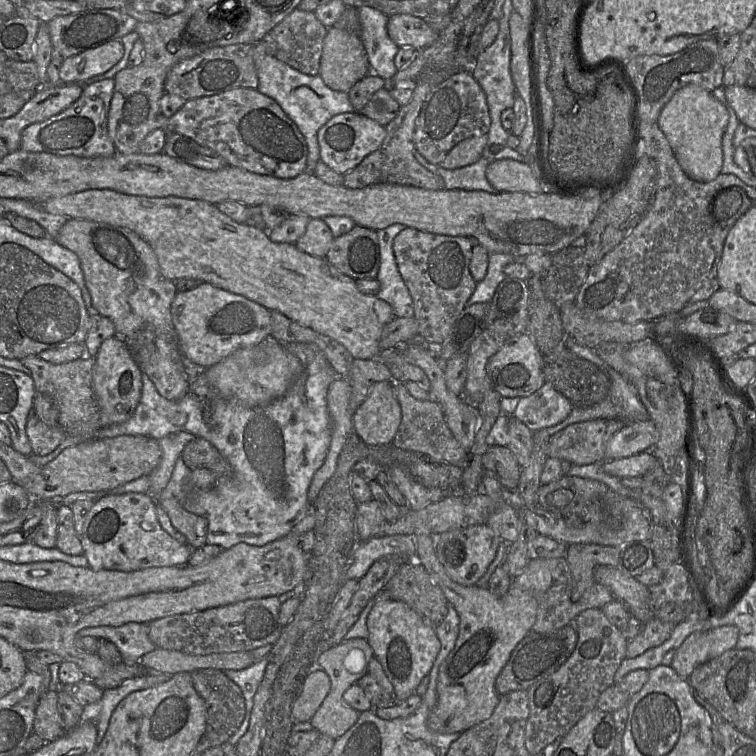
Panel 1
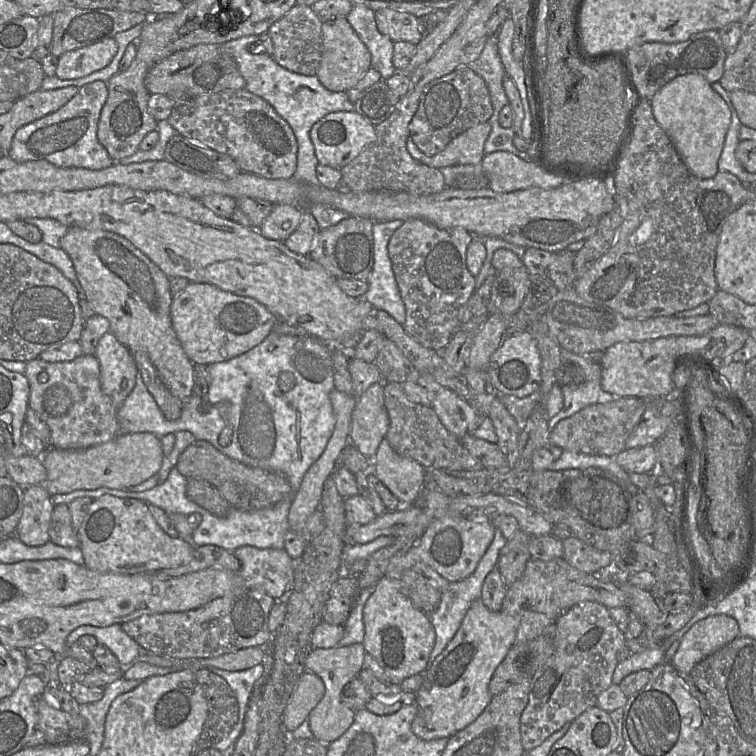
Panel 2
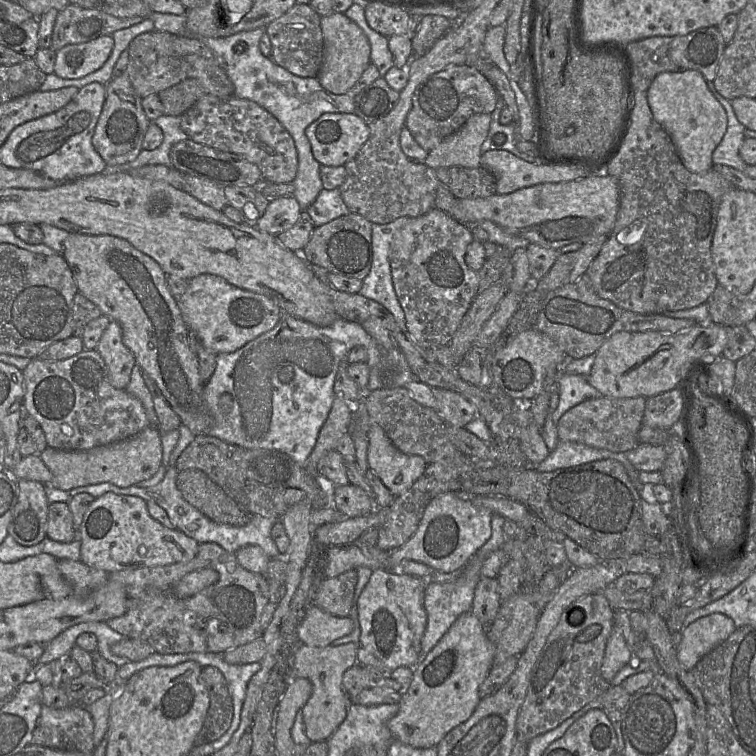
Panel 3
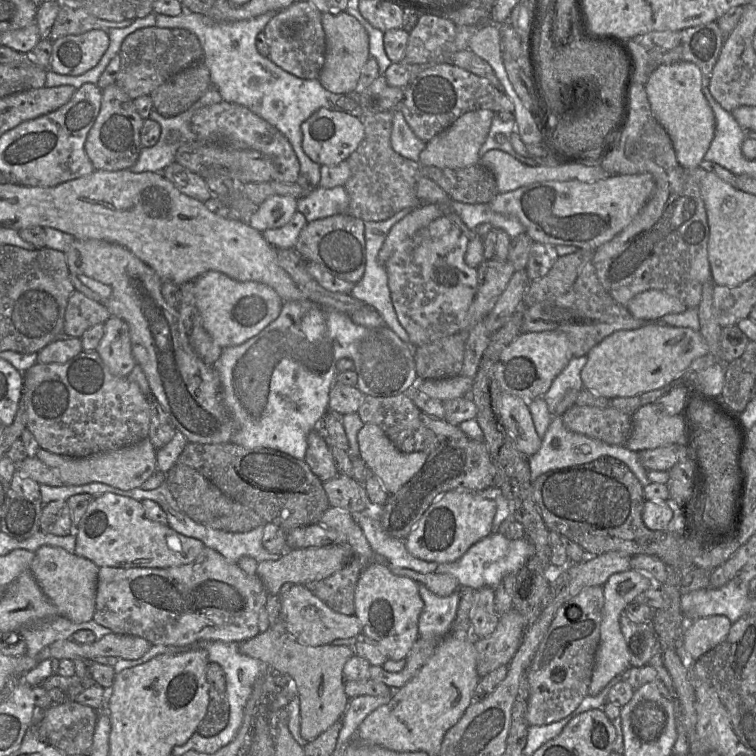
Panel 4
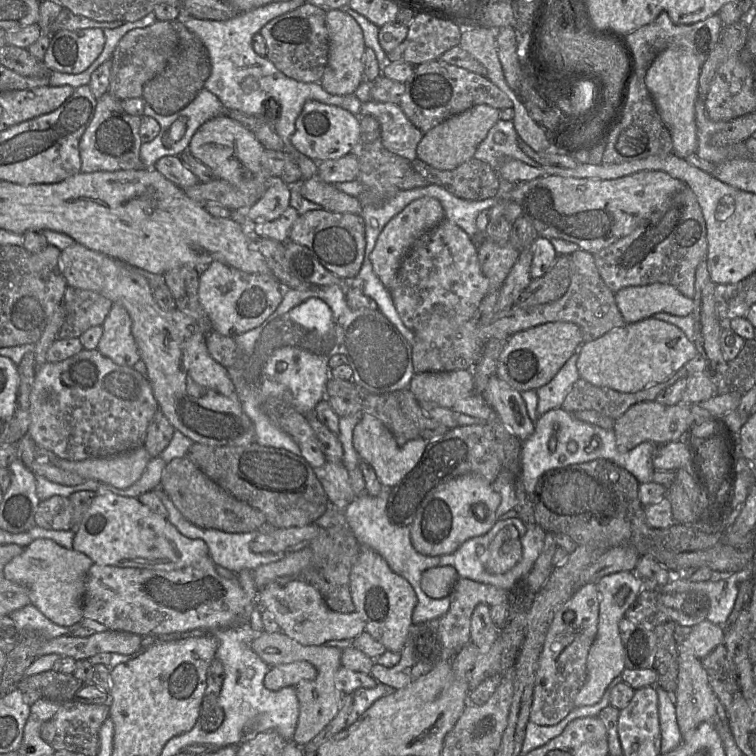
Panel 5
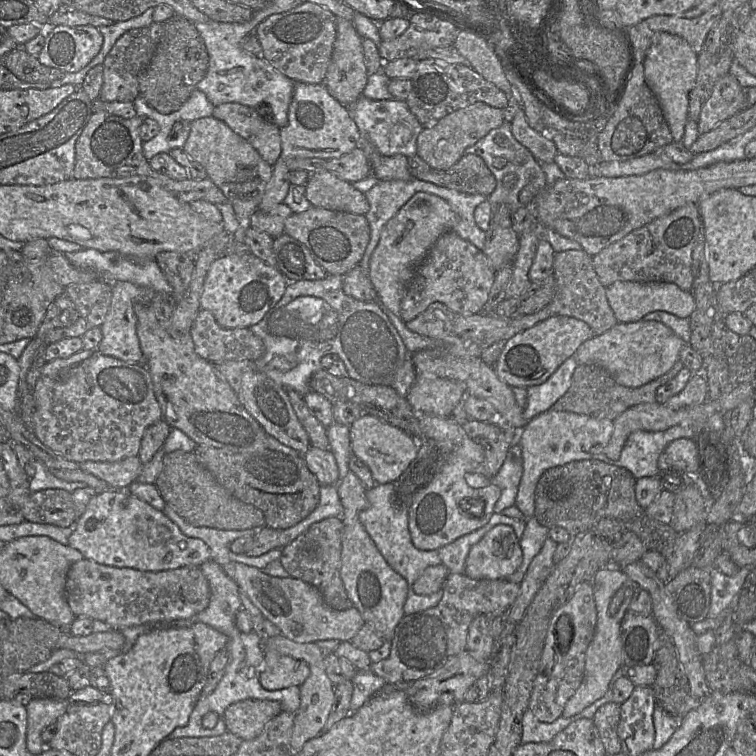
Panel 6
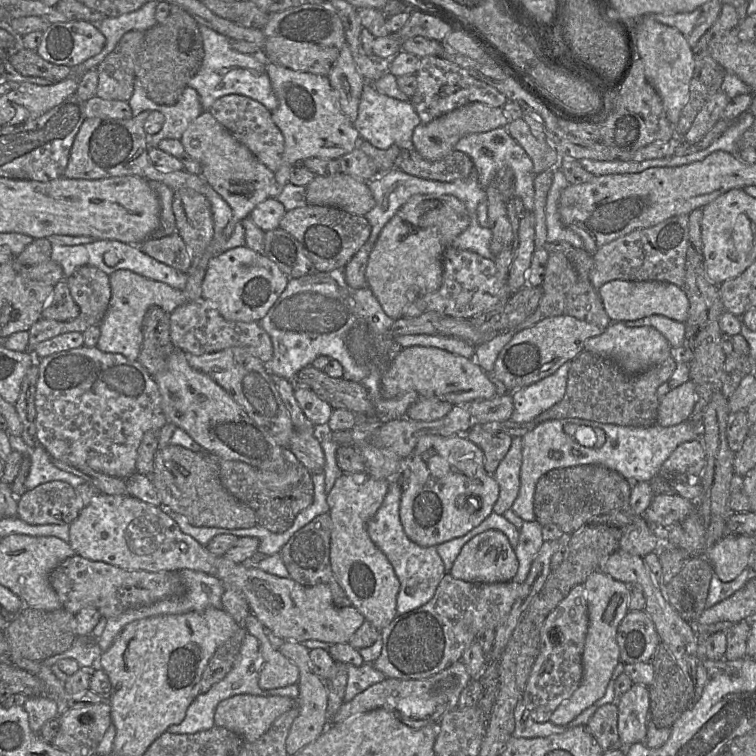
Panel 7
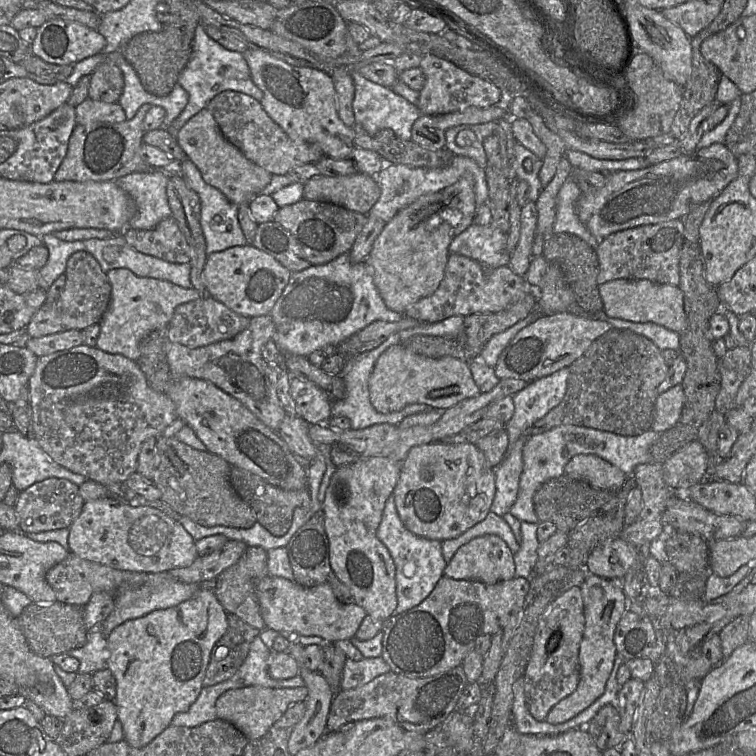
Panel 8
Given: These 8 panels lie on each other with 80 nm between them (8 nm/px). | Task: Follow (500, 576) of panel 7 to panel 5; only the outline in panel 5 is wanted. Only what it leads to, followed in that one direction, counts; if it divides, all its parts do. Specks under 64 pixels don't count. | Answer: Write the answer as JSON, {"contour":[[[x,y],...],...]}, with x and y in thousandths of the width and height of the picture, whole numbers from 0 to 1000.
{"contour":[[[668,696],[660,701],[636,735],[636,745],[649,759],[665,759],[677,753],[690,737],[690,722],[684,700]]]}

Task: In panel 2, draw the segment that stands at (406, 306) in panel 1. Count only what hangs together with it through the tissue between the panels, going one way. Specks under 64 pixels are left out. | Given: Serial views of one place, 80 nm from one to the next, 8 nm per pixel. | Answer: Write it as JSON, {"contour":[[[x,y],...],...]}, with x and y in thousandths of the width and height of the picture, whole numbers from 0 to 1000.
{"contour":[[[533,294],[493,295],[495,347],[485,369],[488,380],[480,392],[495,407],[511,411],[532,431],[537,425],[537,410],[519,356],[513,321]]]}

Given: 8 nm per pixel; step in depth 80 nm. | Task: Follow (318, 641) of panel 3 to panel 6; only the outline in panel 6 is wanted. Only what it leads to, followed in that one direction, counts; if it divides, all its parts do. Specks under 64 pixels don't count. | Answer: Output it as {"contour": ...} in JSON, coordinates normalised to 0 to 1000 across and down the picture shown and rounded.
{"contour":[[[303,743],[294,749],[348,815],[362,824],[373,840],[393,851],[417,851],[425,847],[463,848],[483,825],[471,803],[443,807],[429,794],[425,783],[415,775],[388,763],[370,765],[352,759],[348,754],[316,743]]]}

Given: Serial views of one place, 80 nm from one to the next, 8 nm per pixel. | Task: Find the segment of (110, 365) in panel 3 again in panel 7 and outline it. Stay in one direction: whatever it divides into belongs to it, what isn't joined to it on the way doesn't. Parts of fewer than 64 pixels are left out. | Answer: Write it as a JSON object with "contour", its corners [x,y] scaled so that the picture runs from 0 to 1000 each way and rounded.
{"contour":[[[157,356],[144,364],[147,396],[143,409],[134,423],[132,447],[128,459],[142,467],[159,467],[171,476],[181,476],[185,470],[189,439],[188,429],[194,410],[200,405],[213,406],[228,414],[237,403],[247,399],[242,384],[196,369],[172,357]]]}

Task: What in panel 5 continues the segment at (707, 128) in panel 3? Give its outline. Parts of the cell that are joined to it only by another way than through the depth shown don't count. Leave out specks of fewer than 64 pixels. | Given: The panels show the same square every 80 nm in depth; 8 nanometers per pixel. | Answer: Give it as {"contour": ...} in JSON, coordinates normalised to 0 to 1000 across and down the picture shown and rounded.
{"contour":[[[884,63],[866,77],[853,99],[854,115],[877,164],[888,177],[890,204],[901,210],[907,210],[923,197],[919,138],[927,87],[929,82],[918,71],[898,63]]]}

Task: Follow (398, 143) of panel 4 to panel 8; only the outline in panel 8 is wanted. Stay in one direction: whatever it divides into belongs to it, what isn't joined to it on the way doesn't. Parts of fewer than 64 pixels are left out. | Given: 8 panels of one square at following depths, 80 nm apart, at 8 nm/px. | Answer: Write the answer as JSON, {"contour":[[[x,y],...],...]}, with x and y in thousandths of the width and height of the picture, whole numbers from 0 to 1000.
{"contour":[[[470,93],[464,94],[464,99],[470,112],[467,147],[471,164],[478,165],[491,180],[497,179],[504,172],[516,171],[524,181],[537,187],[544,185],[545,167],[557,153],[552,140],[524,124],[517,116],[495,110]]]}

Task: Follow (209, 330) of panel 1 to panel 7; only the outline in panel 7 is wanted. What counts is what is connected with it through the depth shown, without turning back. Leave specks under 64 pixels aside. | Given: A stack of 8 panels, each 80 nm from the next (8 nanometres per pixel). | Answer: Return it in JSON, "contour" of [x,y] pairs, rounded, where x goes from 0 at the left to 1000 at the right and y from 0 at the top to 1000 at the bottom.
{"contour":[[[327,325],[312,327],[291,335],[276,345],[267,374],[267,393],[278,398],[302,425],[343,426],[378,382],[382,370],[384,366],[351,336],[343,336]]]}

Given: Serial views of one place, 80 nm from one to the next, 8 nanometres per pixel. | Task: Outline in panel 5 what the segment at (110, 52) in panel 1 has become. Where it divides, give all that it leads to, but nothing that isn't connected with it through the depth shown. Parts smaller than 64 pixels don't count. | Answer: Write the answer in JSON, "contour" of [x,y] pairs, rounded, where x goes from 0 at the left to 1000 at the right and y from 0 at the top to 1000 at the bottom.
{"contour":[[[135,37],[78,40],[66,46],[57,82],[71,95],[104,98],[130,77],[139,56]]]}

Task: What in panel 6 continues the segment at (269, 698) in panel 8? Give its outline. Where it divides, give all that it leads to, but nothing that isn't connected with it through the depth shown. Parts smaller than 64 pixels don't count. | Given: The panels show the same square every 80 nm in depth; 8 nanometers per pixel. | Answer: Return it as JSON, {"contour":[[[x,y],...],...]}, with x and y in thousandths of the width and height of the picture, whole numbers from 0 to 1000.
{"contour":[[[325,925],[306,931],[296,942],[300,967],[320,979],[340,975],[373,942],[368,927]]]}

